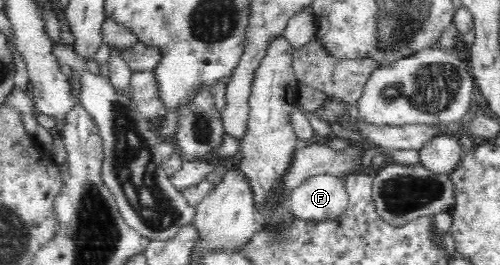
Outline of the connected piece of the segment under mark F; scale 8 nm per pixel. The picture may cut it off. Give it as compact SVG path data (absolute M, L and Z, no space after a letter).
M314 175L290 191L290 209L296 219L324 222L343 215L348 205L344 177Z

